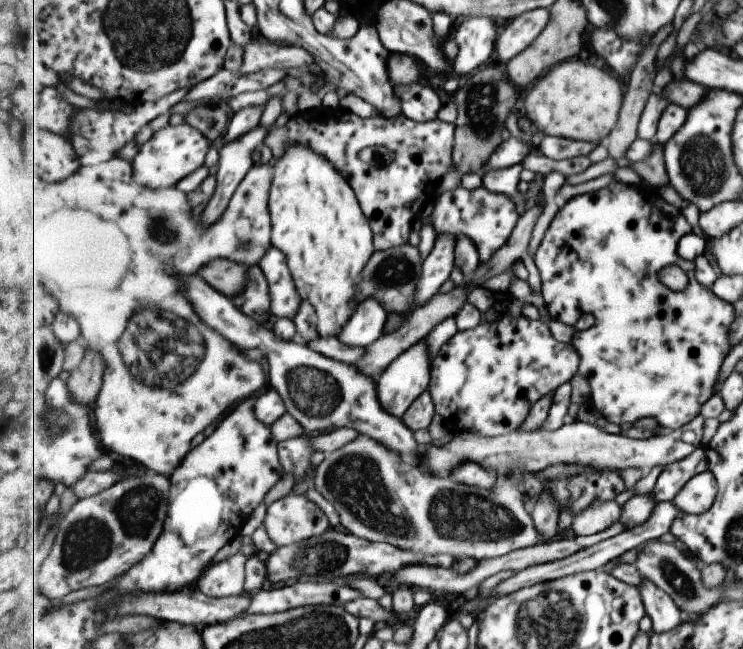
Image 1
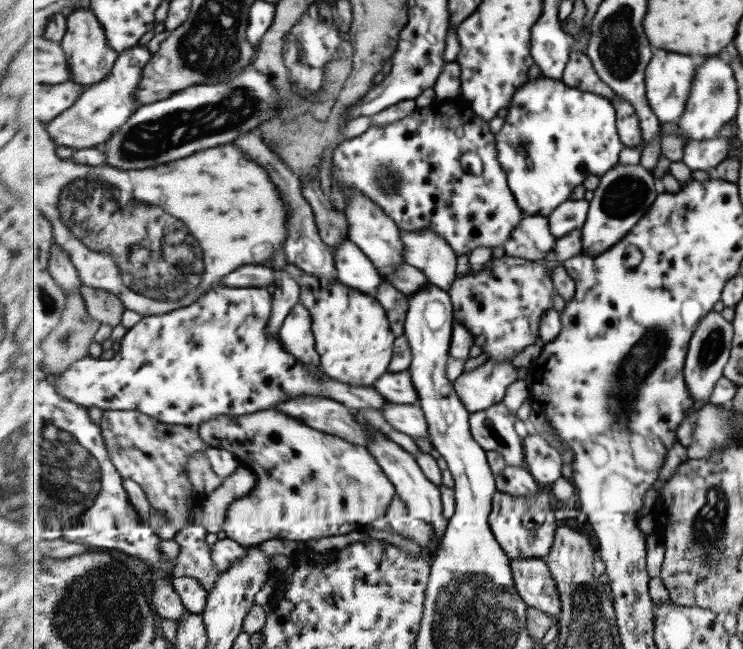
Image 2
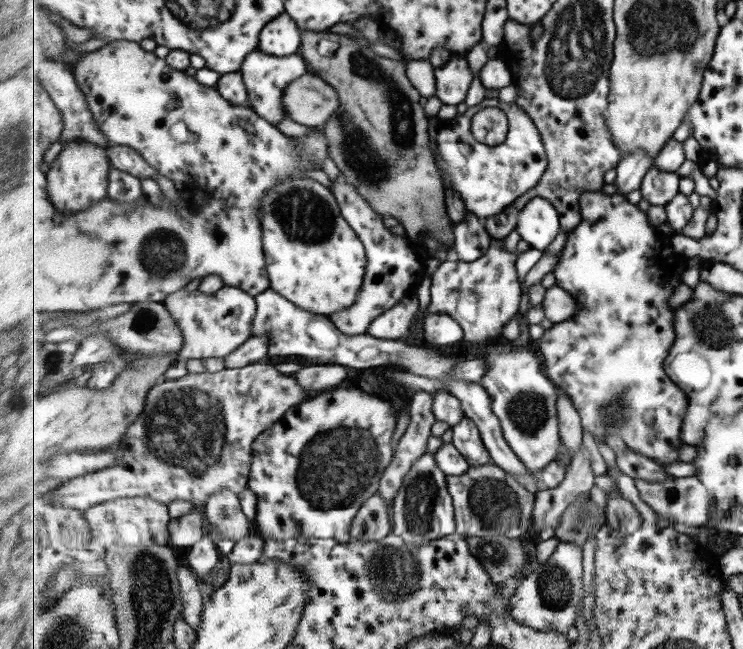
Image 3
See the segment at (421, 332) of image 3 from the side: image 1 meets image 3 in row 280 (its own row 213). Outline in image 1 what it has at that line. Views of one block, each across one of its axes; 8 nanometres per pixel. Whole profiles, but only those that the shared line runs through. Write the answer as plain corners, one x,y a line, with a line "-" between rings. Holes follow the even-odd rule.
481,185
473,190
459,187
445,191
429,217
437,234
449,233
457,238
465,236
476,242
481,260
485,262
509,240
521,214
509,195
490,192

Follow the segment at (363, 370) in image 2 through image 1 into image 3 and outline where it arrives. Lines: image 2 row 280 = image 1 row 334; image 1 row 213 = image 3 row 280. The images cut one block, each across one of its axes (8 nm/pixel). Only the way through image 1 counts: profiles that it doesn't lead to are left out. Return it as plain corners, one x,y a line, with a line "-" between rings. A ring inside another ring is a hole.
291,177
279,181
261,199
259,209
271,289
315,314
333,314
355,305
367,274
367,250
342,214
331,189
309,177

